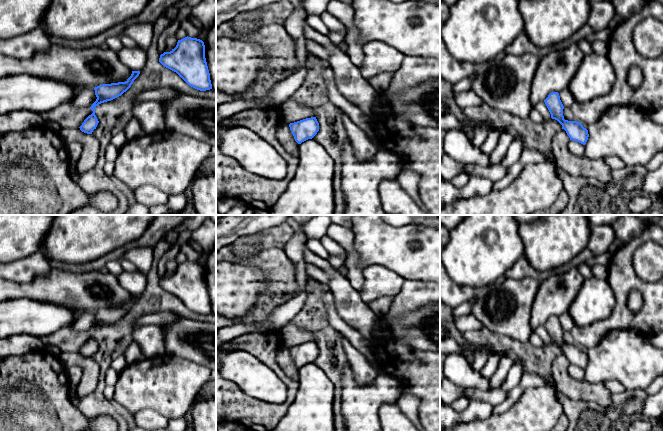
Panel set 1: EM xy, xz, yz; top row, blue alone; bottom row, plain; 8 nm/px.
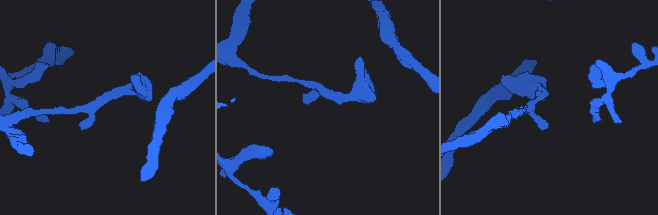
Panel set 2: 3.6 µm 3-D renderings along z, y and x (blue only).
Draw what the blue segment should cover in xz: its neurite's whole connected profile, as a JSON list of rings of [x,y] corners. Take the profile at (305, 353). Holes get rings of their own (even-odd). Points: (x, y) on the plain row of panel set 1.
[[[316,341],[306,342],[289,348],[291,357],[298,368],[312,363],[319,355],[319,347]]]

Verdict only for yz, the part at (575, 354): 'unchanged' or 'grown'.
unchanged

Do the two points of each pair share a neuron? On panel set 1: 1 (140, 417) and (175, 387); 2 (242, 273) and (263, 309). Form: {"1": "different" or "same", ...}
{"1": "different", "2": "different"}

